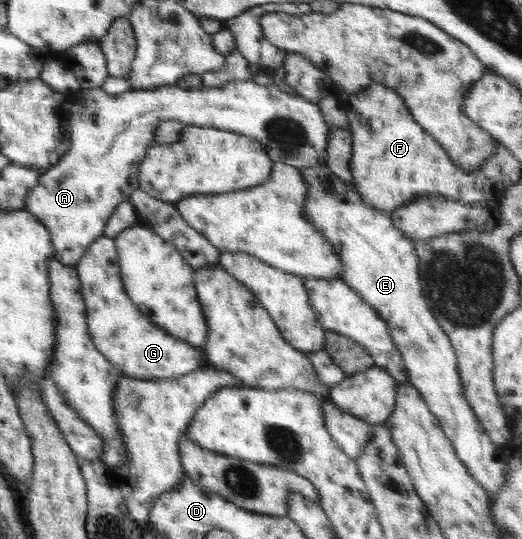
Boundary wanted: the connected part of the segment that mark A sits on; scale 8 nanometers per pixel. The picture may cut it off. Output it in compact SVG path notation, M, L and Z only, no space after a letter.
M232 80L226 83L222 87L218 88L206 88L204 86L200 89L182 89L177 84L160 86L158 89L143 89L138 91L131 91L122 95L110 95L104 93L101 88L98 90L80 90L80 96L74 104L69 108L69 130L71 145L70 150L67 150L66 154L60 158L60 161L52 166L45 173L40 174L40 180L38 184L30 190L27 196L27 200L24 202L24 210L34 214L42 222L43 226L49 231L52 239L52 245L54 245L53 258L68 266L75 266L80 262L80 258L84 256L86 248L94 242L94 240L101 238L104 235L106 224L113 210L121 203L129 200L130 195L139 188L138 180L138 168L140 163L146 157L148 146L154 141L154 133L158 124L166 120L174 120L180 122L185 127L211 127L219 130L228 130L232 133L237 133L246 137L255 138L258 142L265 145L267 154L273 162L280 162L288 166L295 167L296 169L311 168L316 166L325 165L327 162L326 146L328 146L328 137L331 130L326 125L322 112L318 109L317 104L306 101L306 98L298 94L290 94L286 90L280 90L277 85L260 85L253 80Z

